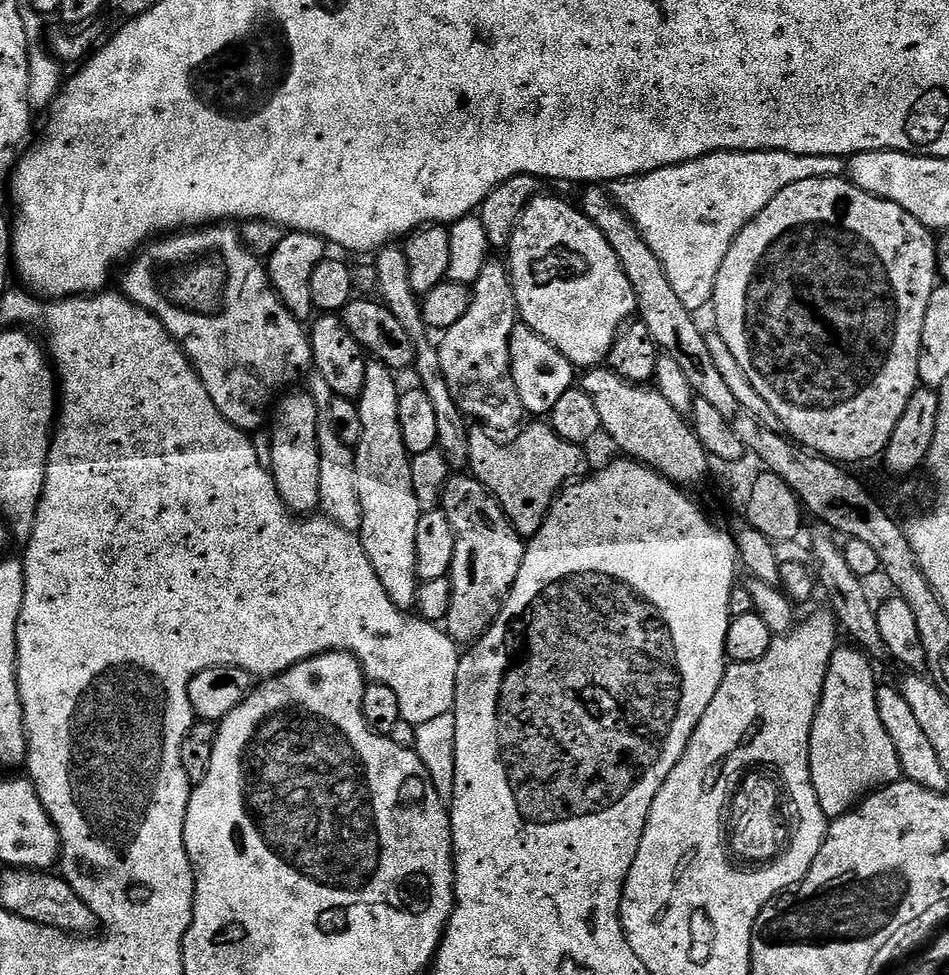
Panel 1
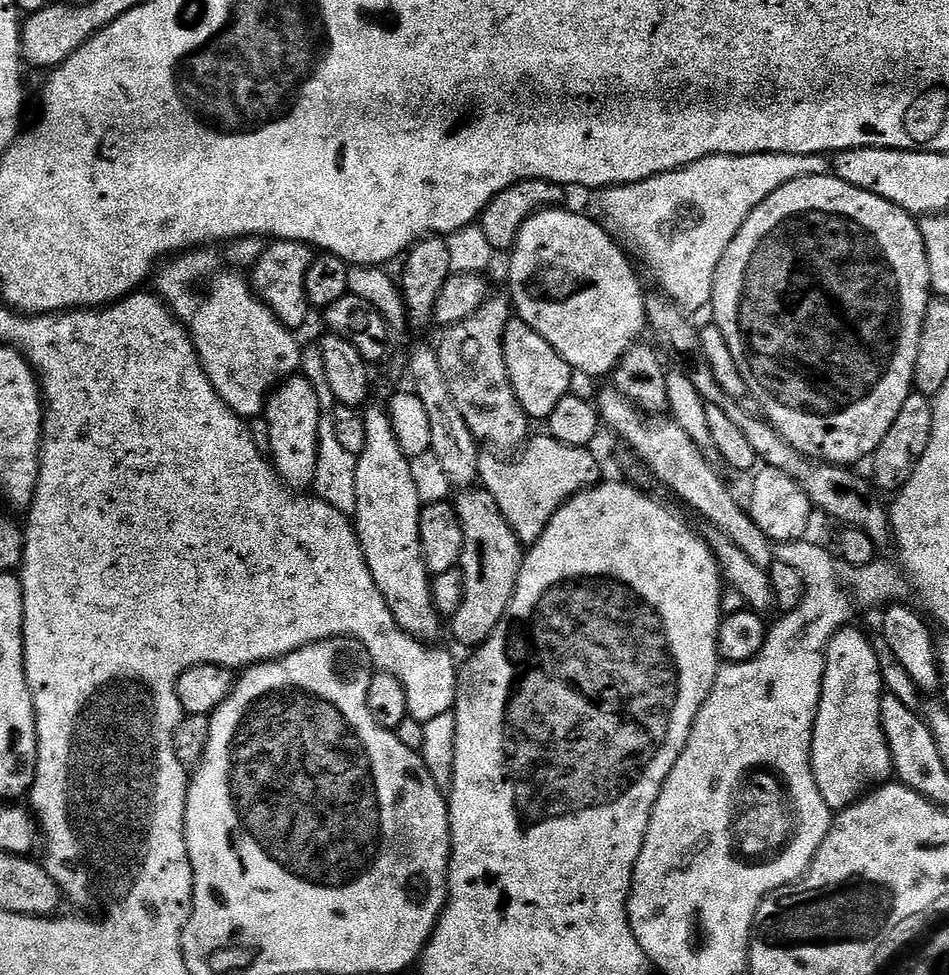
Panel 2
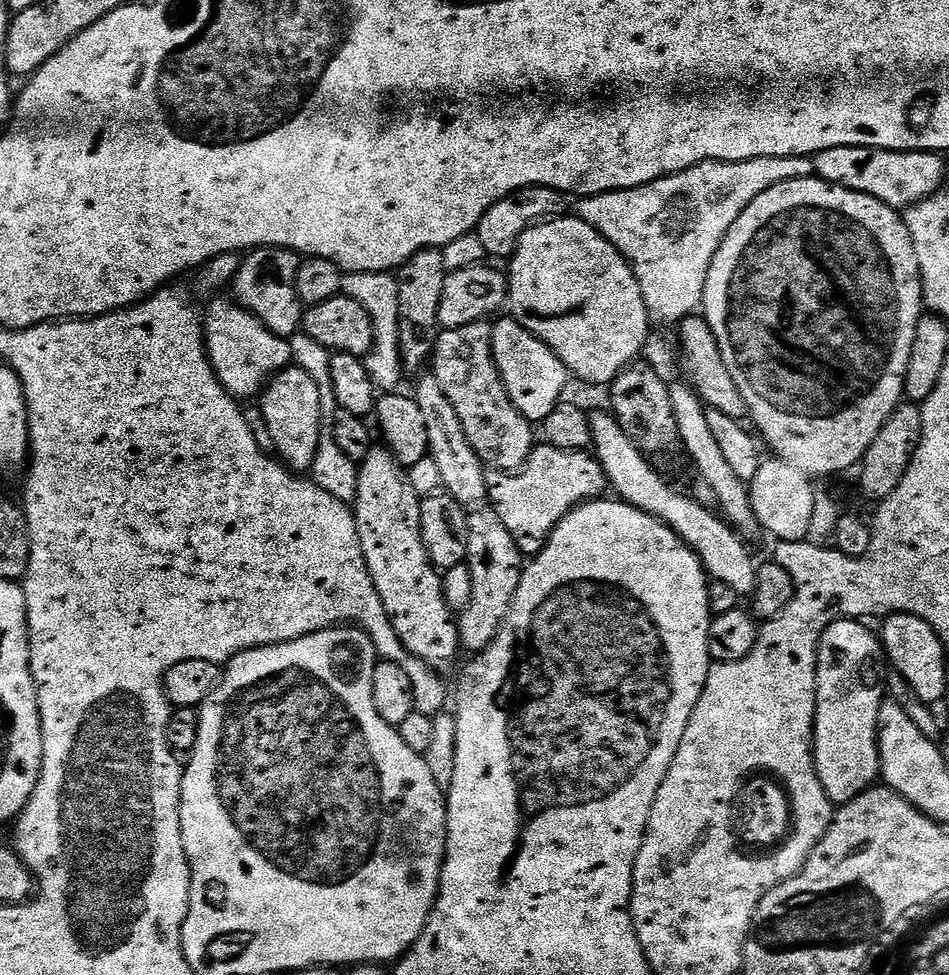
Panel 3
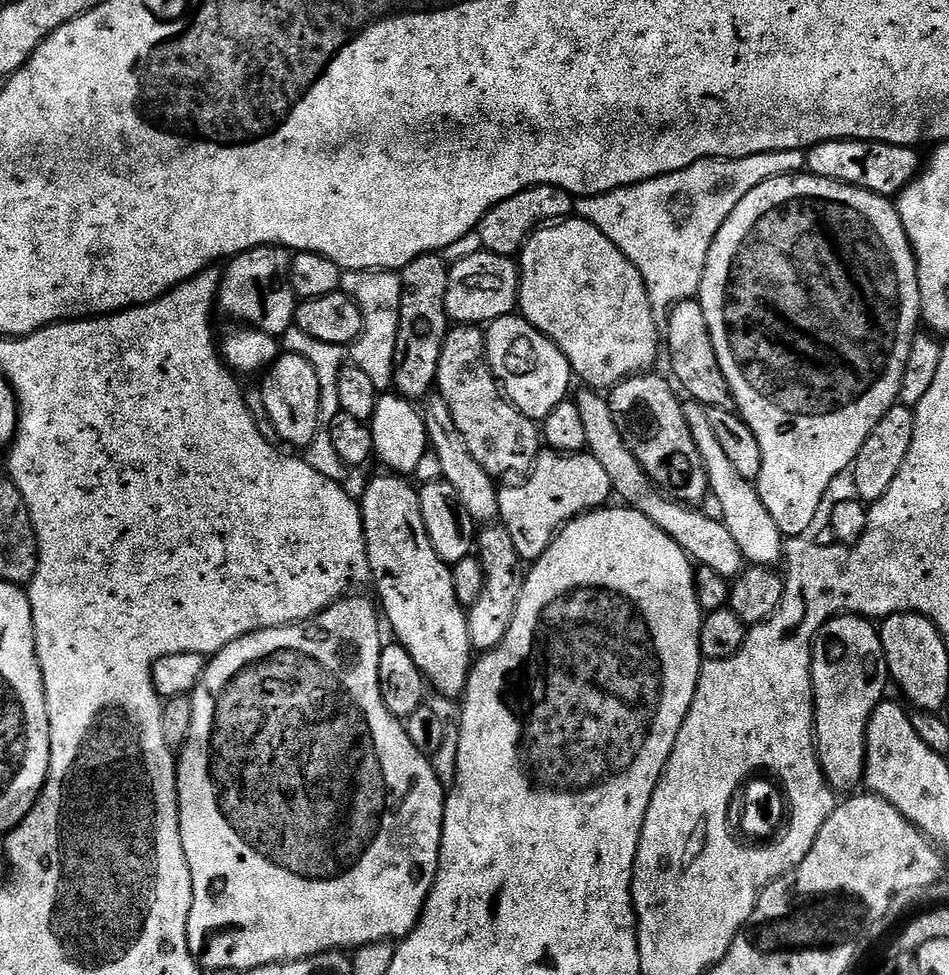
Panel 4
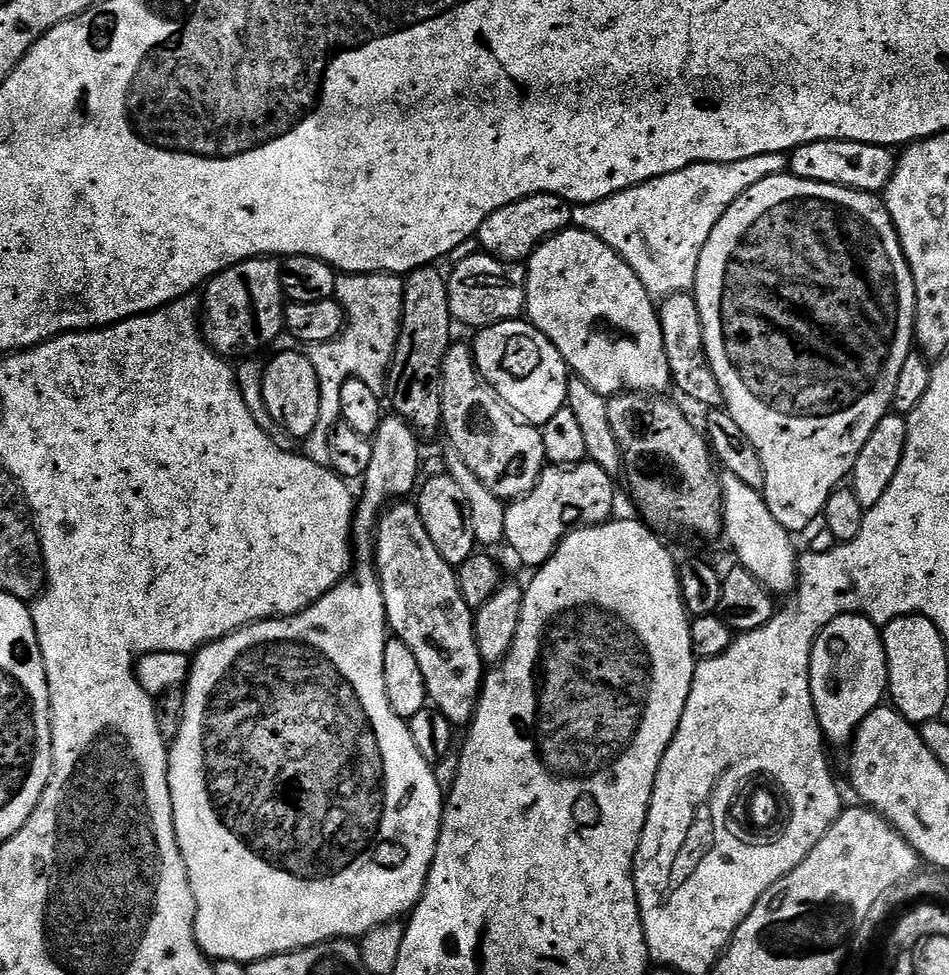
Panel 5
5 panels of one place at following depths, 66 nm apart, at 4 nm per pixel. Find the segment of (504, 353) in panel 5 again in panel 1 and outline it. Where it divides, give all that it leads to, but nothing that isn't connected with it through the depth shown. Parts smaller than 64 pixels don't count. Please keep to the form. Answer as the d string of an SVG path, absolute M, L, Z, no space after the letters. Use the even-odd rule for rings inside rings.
M523 322L517 323L510 334L510 366L514 386L518 386L518 398L522 398L524 411L532 418L544 418L551 414L558 398L562 398L562 394L574 386L572 363L558 349L550 346L546 338L542 338Z

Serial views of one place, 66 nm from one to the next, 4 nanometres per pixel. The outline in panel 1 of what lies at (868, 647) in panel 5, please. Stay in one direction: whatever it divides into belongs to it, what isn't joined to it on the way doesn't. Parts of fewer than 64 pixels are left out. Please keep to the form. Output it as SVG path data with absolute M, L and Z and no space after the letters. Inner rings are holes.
M837 647L830 658L810 738L810 788L821 813L829 818L844 816L865 796L895 784L902 776L898 750L894 750L894 742L878 718L873 661L861 649L848 647Z

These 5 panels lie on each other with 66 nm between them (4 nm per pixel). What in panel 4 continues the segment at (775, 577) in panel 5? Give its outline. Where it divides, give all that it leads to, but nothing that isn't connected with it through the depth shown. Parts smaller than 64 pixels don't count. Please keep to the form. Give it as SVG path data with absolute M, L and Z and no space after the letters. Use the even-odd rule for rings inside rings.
M685 403L684 413L686 422L694 434L694 446L698 446L698 454L702 454L711 495L714 500L716 496L716 504L720 507L719 519L723 520L724 525L730 530L730 534L734 534L734 542L738 542L745 561L749 565L779 565L784 555L785 537L781 536L774 518L770 518L770 510L766 510L766 506L762 506L762 498L756 492L755 483L742 478L742 474L738 474L738 470L734 470L734 465L730 463L728 455L723 452L722 445L718 443L714 429L710 426L708 409L703 404Z

